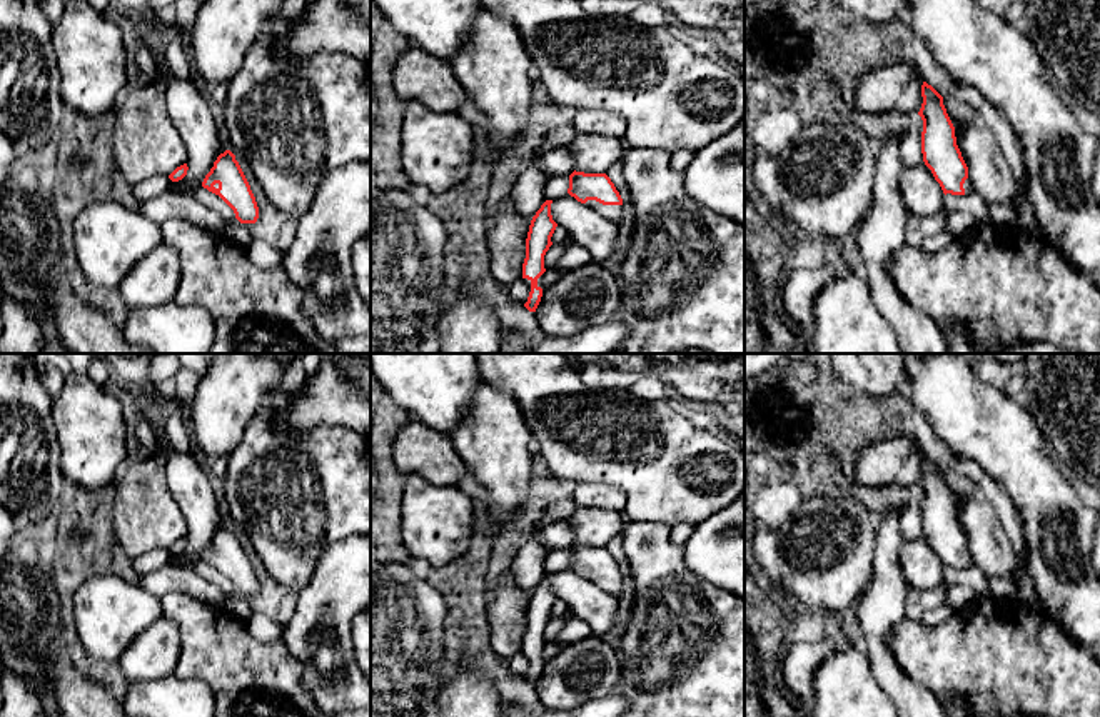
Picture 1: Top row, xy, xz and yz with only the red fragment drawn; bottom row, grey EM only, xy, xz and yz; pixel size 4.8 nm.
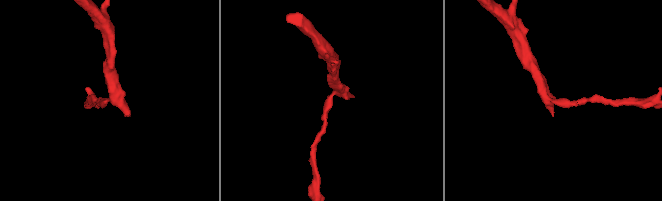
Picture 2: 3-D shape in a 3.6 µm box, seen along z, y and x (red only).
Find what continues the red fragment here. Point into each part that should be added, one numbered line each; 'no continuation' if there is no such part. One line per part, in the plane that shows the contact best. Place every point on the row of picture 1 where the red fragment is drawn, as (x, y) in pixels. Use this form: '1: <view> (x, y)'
1: xz (611, 212)

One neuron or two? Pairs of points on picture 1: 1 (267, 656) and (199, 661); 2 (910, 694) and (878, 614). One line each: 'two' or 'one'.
1: one
2: one

